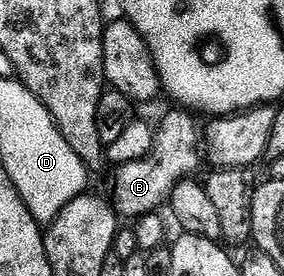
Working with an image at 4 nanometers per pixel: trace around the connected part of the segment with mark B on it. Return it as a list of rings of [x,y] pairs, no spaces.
[[[173,109],[162,119],[162,131],[154,136],[152,157],[137,159],[131,163],[121,164],[114,175],[114,201],[112,207],[123,220],[136,221],[142,215],[153,215],[159,210],[158,206],[165,204],[170,198],[172,189],[183,179],[193,176],[194,170],[200,163],[200,127],[194,124],[195,116],[184,109]]]

